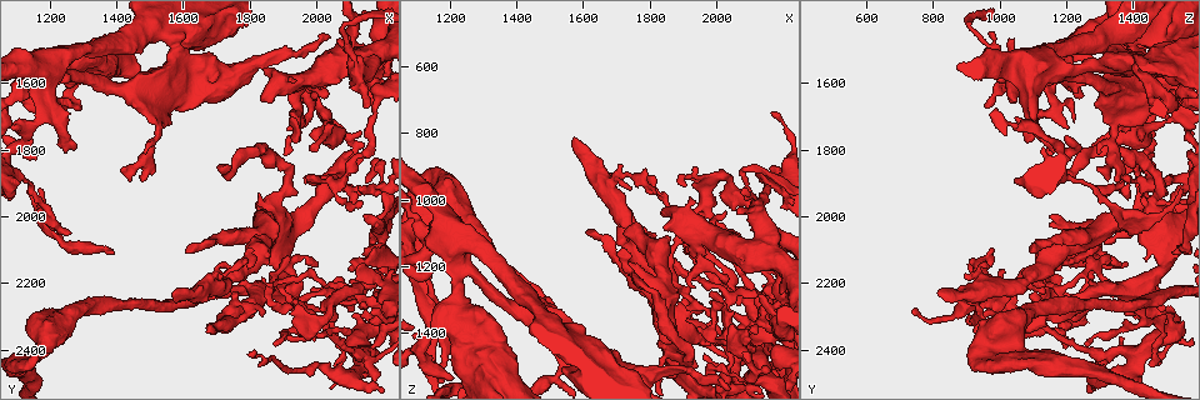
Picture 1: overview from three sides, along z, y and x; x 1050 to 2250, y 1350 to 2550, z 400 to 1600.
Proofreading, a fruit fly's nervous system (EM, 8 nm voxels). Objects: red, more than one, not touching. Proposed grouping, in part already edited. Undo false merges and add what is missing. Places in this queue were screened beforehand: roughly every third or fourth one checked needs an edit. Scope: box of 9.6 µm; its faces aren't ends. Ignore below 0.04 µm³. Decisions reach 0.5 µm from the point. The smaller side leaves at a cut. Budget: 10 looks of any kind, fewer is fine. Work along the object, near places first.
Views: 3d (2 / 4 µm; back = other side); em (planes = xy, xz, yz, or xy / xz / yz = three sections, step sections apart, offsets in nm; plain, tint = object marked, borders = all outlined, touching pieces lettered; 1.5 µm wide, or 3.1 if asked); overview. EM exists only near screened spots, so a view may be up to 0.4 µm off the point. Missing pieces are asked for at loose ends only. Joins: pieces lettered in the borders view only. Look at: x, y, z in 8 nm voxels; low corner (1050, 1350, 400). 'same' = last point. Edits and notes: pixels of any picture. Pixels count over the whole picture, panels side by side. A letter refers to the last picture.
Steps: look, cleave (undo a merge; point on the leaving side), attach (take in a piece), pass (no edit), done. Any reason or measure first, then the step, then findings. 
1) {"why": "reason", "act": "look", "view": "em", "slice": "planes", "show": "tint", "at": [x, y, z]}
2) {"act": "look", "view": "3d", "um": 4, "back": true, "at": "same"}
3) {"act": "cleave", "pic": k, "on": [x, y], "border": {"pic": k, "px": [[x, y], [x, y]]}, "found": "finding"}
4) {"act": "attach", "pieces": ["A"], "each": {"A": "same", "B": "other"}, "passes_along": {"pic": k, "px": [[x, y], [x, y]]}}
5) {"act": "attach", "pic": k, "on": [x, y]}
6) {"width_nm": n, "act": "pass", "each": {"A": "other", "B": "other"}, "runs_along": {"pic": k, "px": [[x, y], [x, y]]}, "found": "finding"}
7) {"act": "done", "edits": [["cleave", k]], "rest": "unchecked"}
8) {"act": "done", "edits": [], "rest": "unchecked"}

{"why": "calibre changes", "act": "look", "view": "em", "slice": "planes", "show": "plain", "at": [1260, 2300, 1070]}

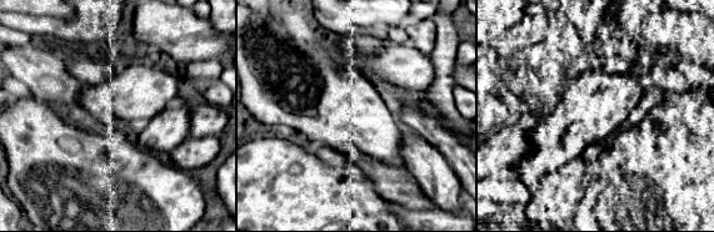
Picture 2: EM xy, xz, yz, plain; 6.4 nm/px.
{"act": "look", "view": "em", "slice": "planes", "show": "borders", "at": "same"}

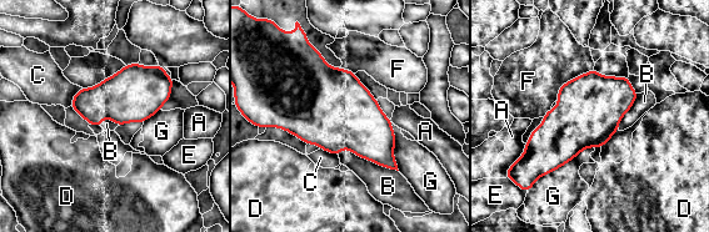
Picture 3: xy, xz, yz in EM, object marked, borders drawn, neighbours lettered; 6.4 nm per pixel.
{"width_nm": 420, "act": "pass", "each": {"A": "other", "B": "other", "C": "other", "D": "other", "E": "other", "F": "other", "G": "other"}, "border": {"pic": 3, "px": [[593, 146], [583, 149], [534, 181]]}, "found": "one neuron here"}

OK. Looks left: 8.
{"act": "look", "view": "em", "slice": "yz", "step": 4, "show": "tint", "at": [2020, 2310, 930]}

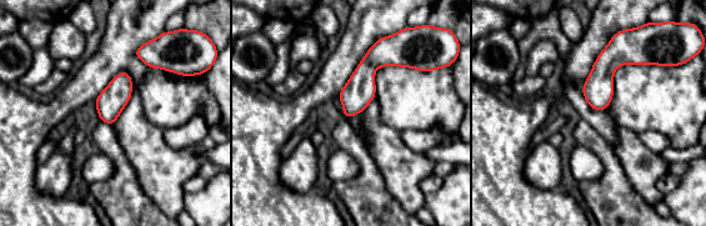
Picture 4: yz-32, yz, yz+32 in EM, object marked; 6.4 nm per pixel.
{"act": "look", "view": "em", "slice": "xy", "step": 8, "show": "borders", "at": "same"}

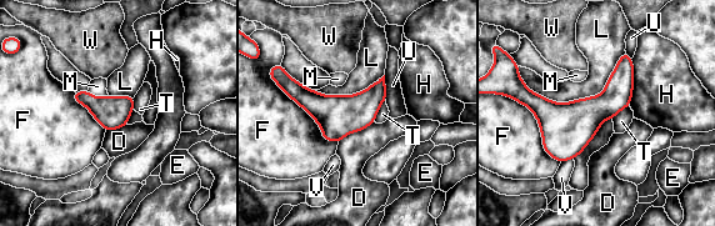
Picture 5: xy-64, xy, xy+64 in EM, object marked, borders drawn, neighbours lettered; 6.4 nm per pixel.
{"act": "pass", "each": {"D": "other", "E": "other", "F": "other", "H": "other", "L": "other", "M": "other", "T": "other", "U": "other", "V": "other", "W": "other"}, "border": {"pic": 5, "px": [[625, 51], [519, 76]]}, "found": "continuous, no second neuron"}

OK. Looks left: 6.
{"why": "tapers out", "act": "look", "view": "3d", "um": 4, "at": [2110, 2250, 1290]}

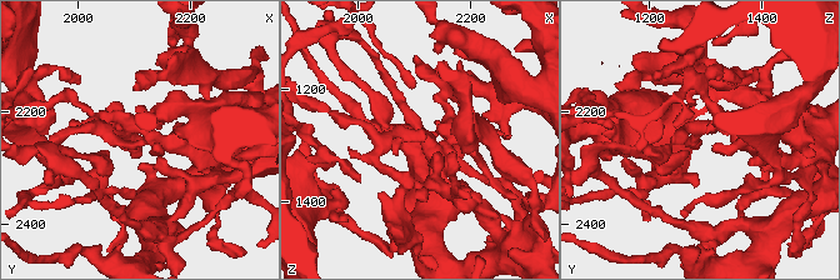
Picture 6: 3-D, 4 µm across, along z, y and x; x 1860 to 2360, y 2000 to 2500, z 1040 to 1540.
{"why": "need the tissue", "act": "look", "view": "em", "slice": "planes", "show": "plain", "at": [2115, 2250, 1290]}

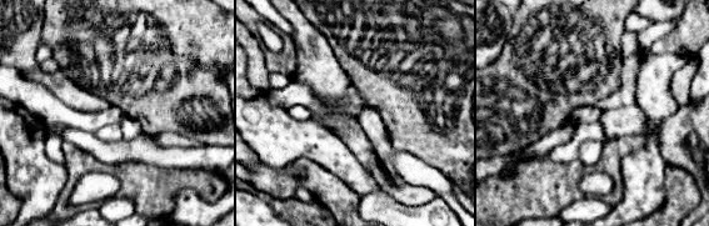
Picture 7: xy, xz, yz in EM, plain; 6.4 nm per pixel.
{"act": "look", "view": "em", "slice": "planes", "show": "borders", "at": "same"}

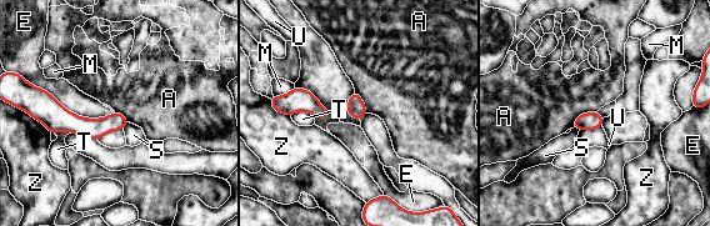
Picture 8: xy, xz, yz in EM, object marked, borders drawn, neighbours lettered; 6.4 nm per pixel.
{"width_nm": 110, "longest_contact_nm": ["E", 500], "act": "pass", "each": {"A": "other", "E": "other", "M": "other", "S": "other", "T": "other", "U": "other", "Z": "other"}, "found": "none of them fits"}

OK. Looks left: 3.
{"act": "look", "view": "em", "slice": "xz", "step": 8, "show": "tint", "at": [2140, 2210, 1080]}

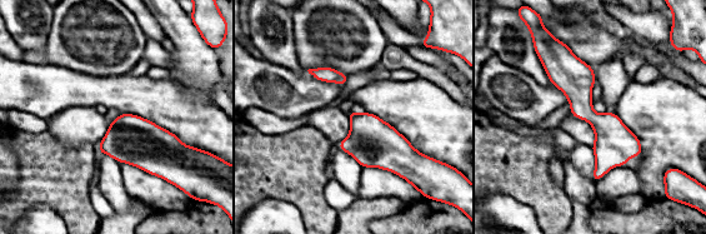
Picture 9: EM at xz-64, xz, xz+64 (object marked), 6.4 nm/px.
{"why": "another direction", "act": "look", "view": "em", "slice": "planes", "show": "borders", "at": "same"}

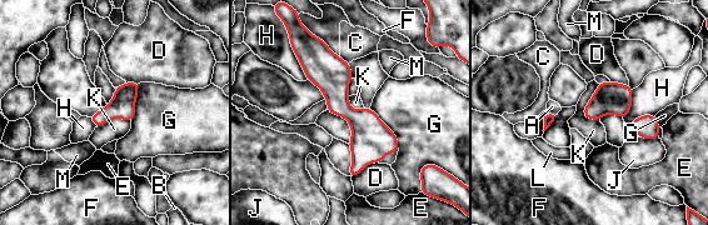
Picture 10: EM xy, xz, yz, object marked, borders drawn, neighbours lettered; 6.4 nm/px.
{"act": "pass", "each": {"A": "other", "B": "other", "C": "other", "D": "other", "E": "other", "F": "other", "G": "other", "H": "other", "J": "other", "K": "other", "L": "other", "M": "other"}, "runs_along": {"pic": 10, "px": [[312, 50], [360, 125], [352, 174]]}, "found": "one neuron here"}

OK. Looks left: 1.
{"act": "done", "edits": [], "rest": "unchecked"}

